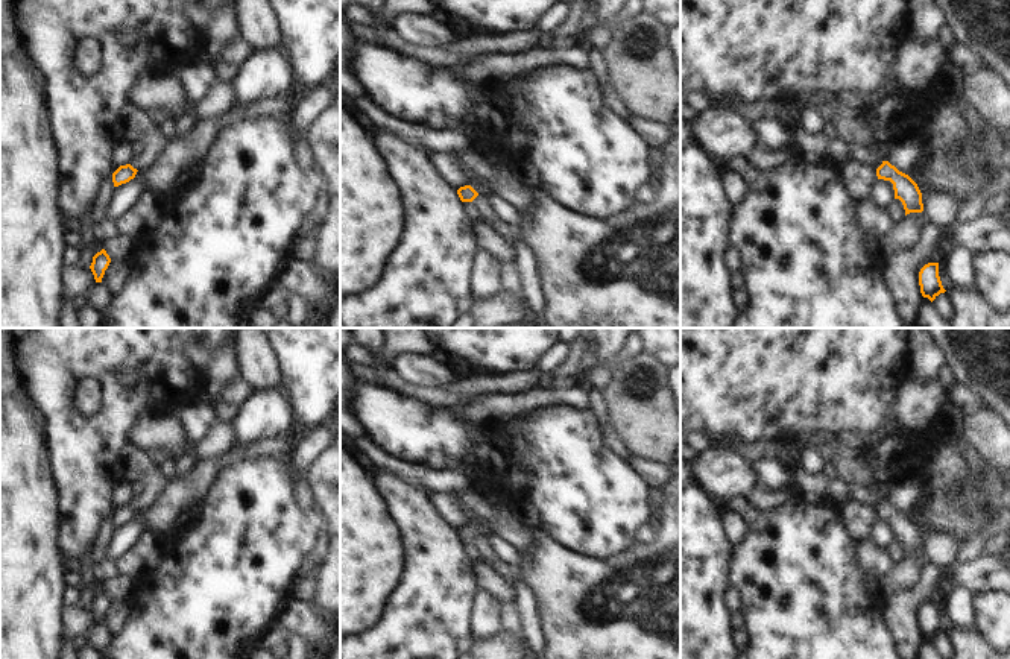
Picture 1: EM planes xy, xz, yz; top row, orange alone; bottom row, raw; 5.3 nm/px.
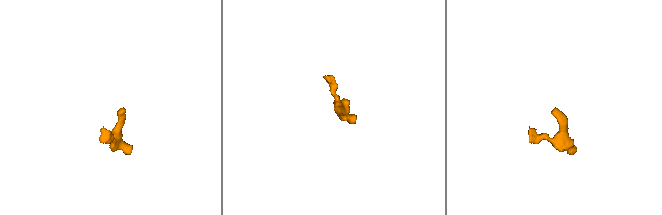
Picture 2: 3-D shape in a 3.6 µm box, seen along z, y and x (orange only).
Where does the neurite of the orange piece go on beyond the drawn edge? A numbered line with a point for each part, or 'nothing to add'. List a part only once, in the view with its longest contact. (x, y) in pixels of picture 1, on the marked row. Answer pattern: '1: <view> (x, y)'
1: xz (480, 186)

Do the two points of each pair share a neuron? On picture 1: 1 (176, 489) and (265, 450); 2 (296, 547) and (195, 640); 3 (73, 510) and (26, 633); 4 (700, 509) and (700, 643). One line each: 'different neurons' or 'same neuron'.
1: same neuron
2: same neuron
3: different neurons
4: same neuron

